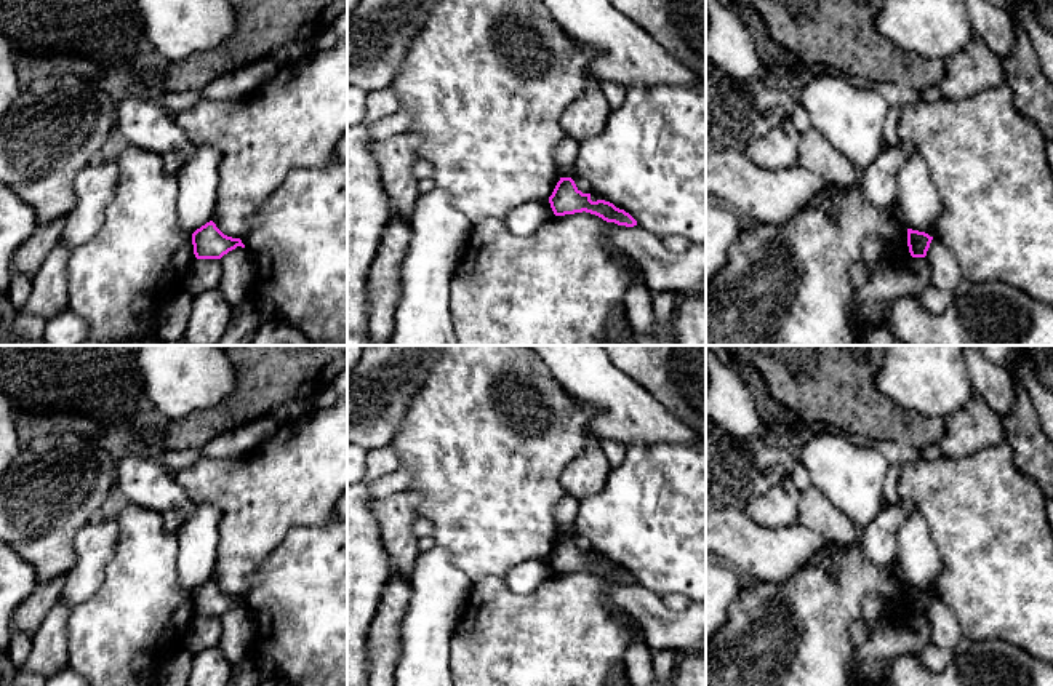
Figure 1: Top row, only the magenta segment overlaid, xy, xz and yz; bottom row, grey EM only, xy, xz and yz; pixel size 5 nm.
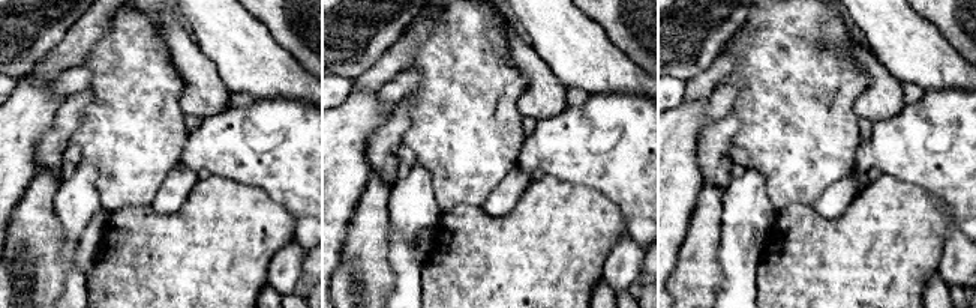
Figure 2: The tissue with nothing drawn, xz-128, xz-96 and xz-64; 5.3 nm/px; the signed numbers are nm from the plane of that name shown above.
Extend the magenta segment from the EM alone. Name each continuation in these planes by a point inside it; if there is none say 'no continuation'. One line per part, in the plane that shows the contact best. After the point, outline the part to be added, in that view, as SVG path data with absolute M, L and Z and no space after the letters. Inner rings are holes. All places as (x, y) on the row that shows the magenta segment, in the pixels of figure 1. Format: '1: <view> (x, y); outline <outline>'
no continuation

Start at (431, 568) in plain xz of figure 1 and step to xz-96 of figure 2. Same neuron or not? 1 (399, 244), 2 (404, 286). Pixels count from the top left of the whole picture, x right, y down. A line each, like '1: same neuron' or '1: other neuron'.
1: same neuron
2: same neuron

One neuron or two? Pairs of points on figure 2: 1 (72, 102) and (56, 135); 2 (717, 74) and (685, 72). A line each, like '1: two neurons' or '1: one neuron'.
1: one neuron
2: two neurons

